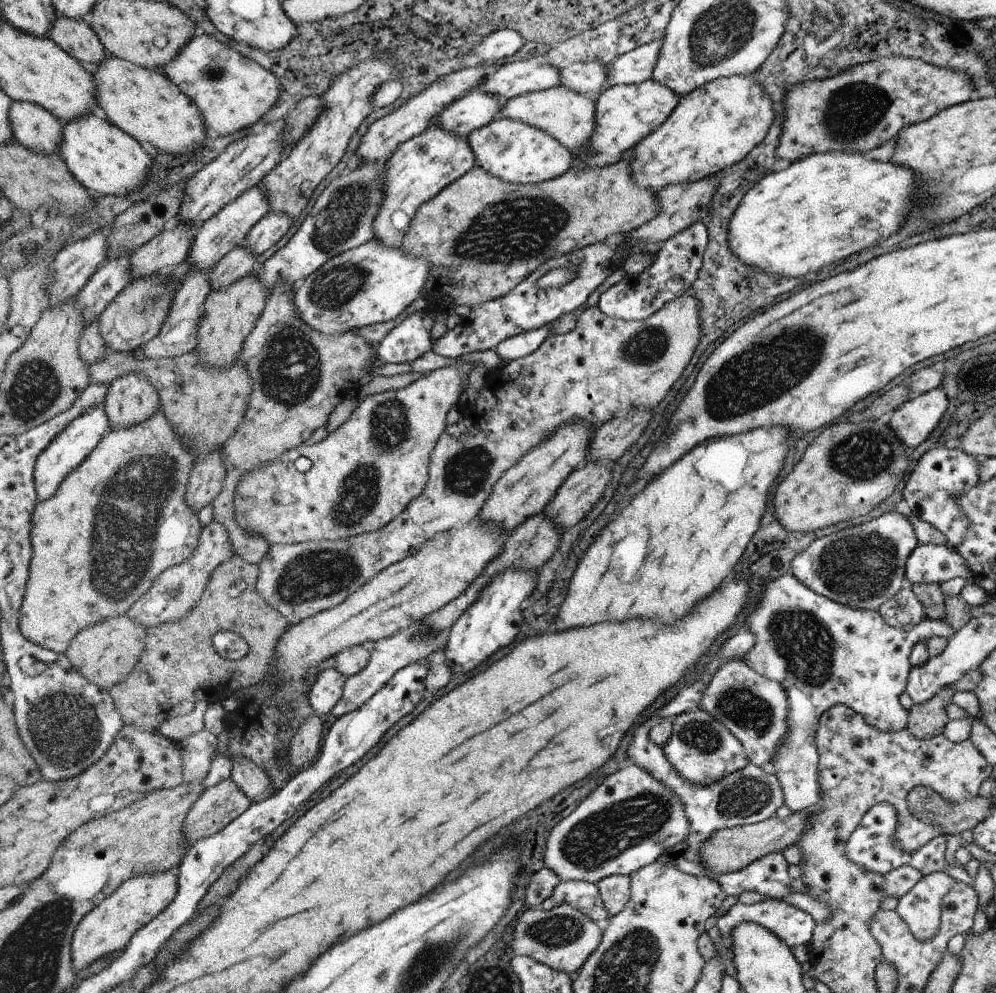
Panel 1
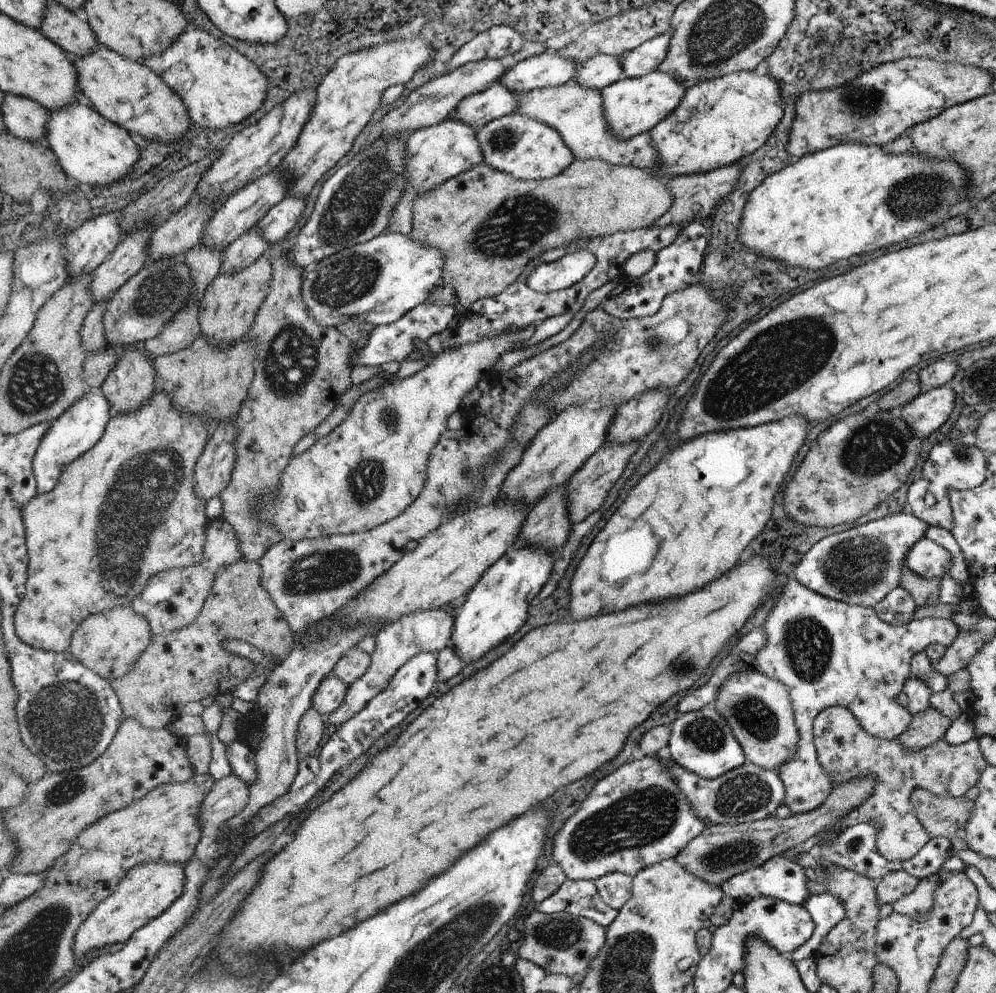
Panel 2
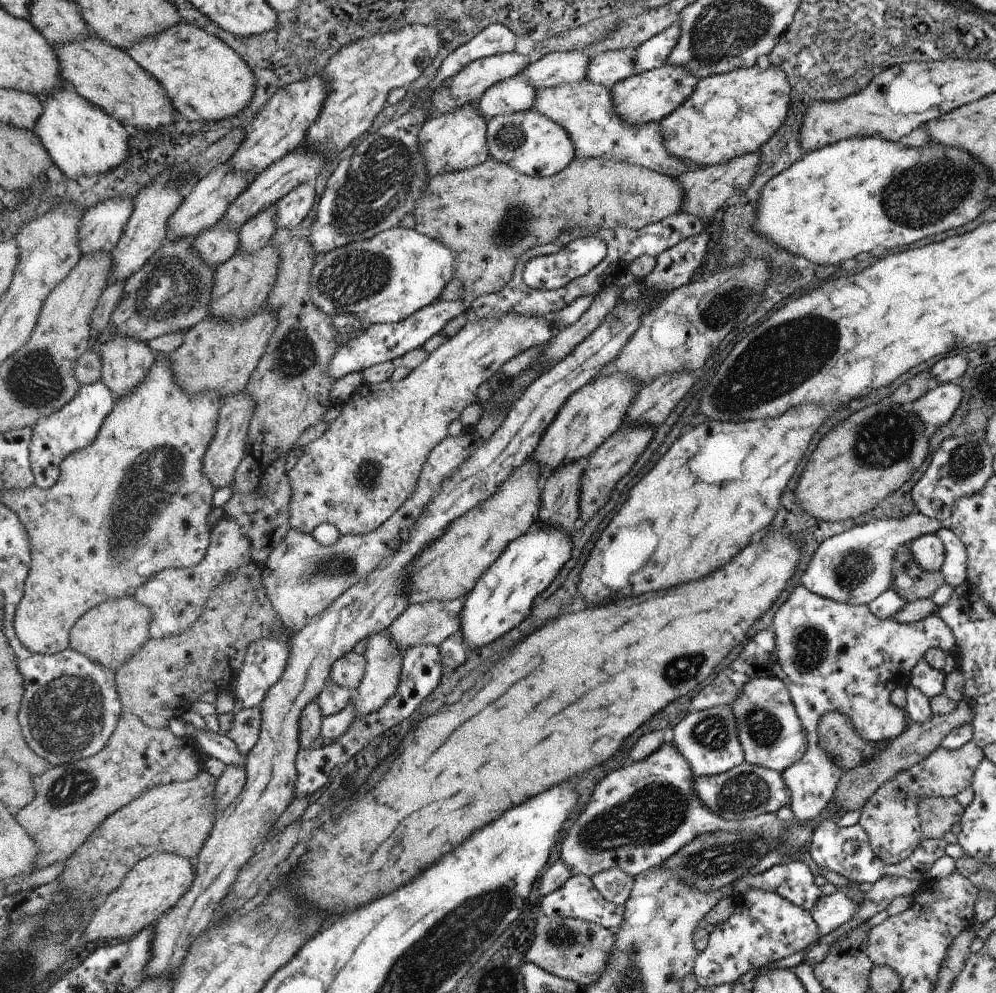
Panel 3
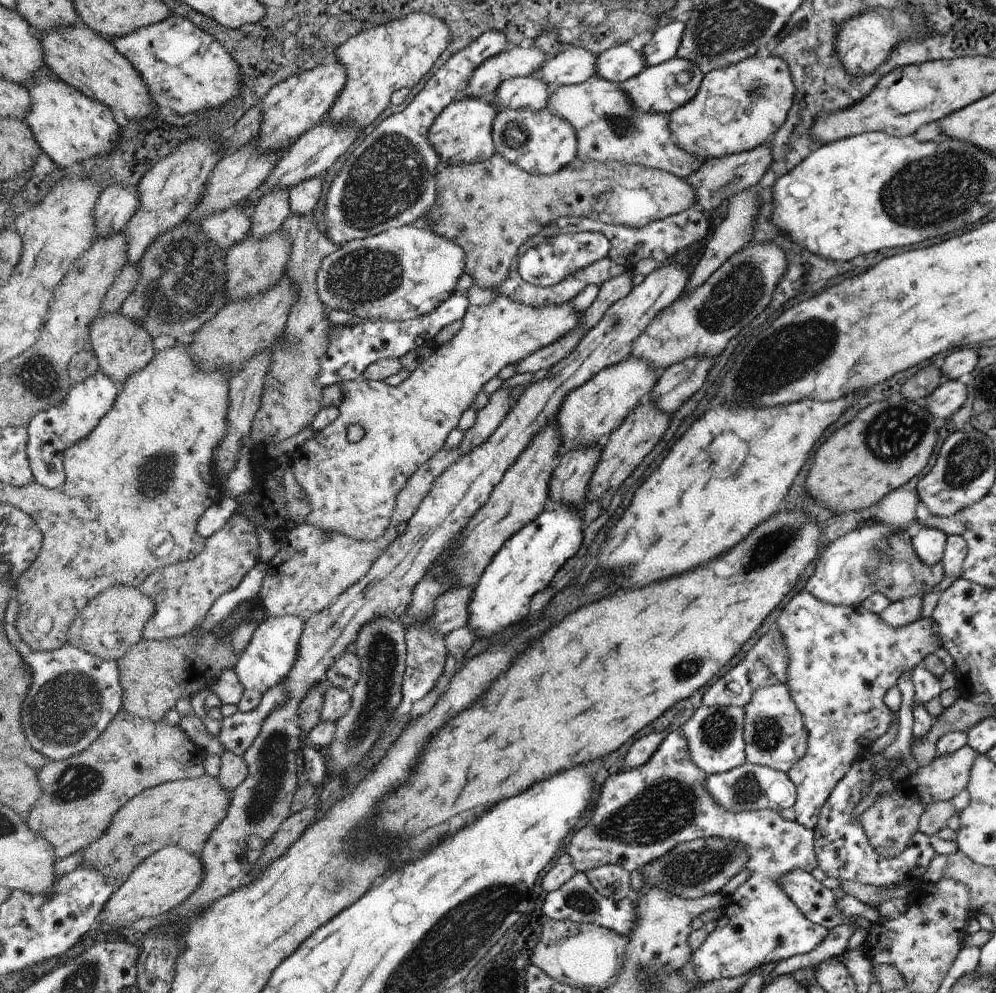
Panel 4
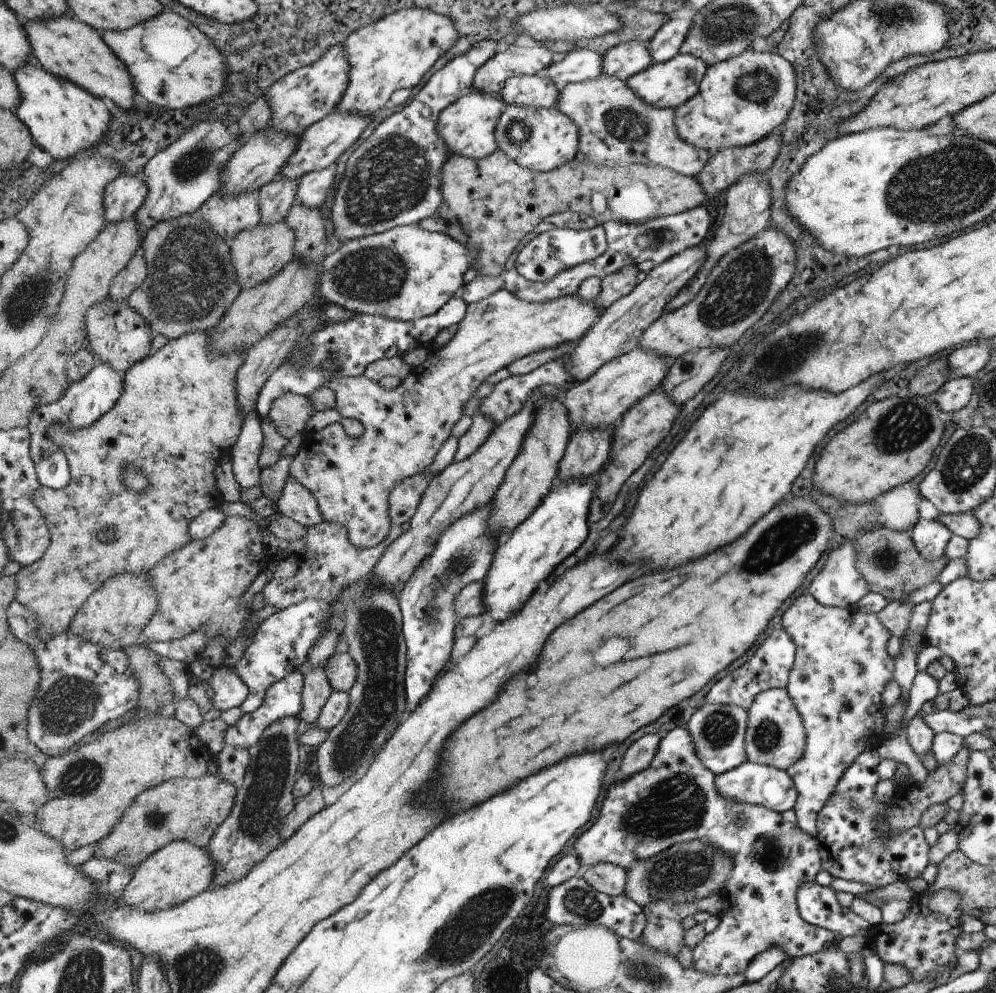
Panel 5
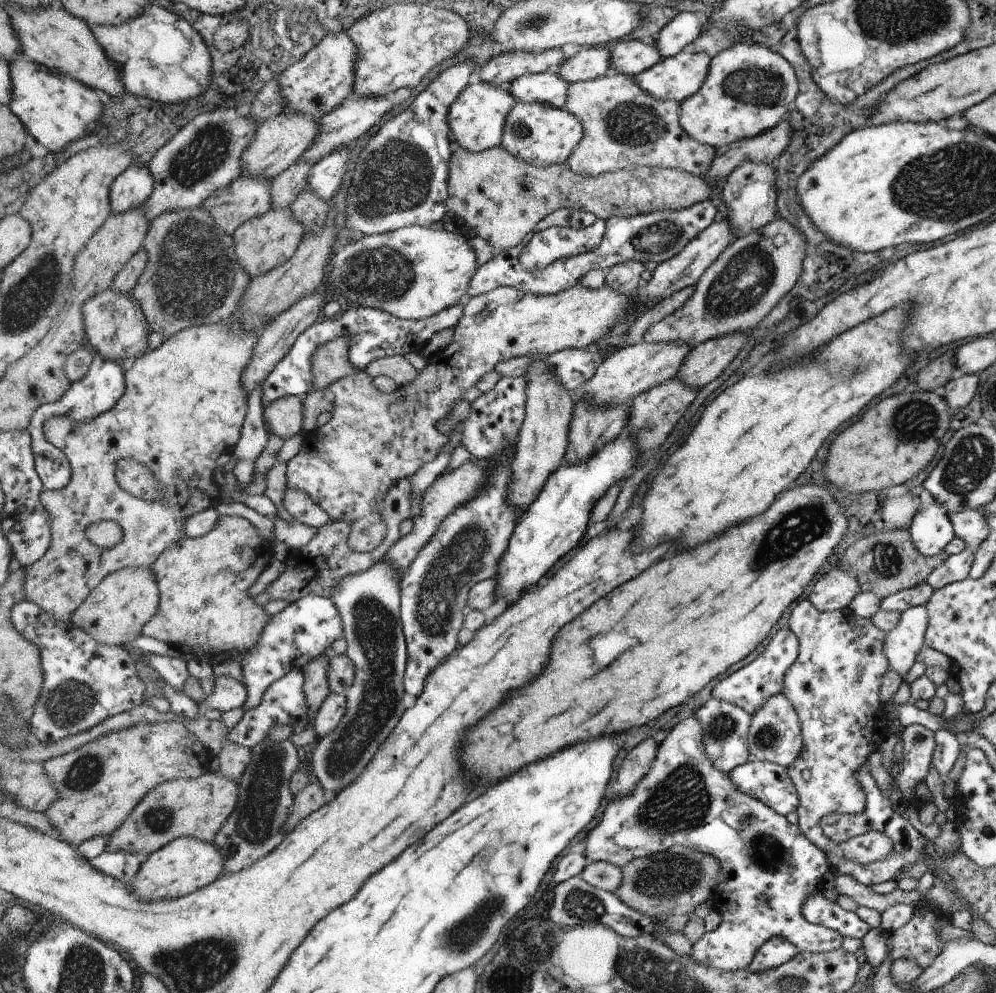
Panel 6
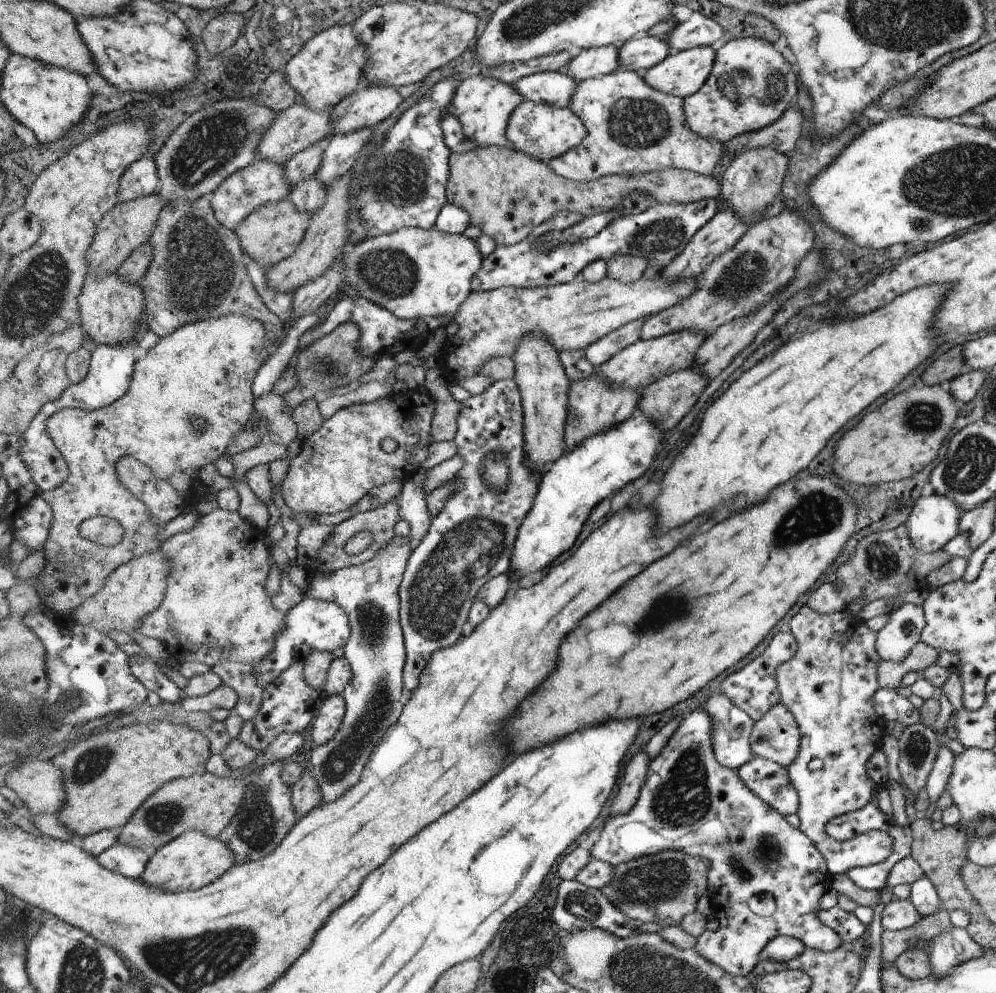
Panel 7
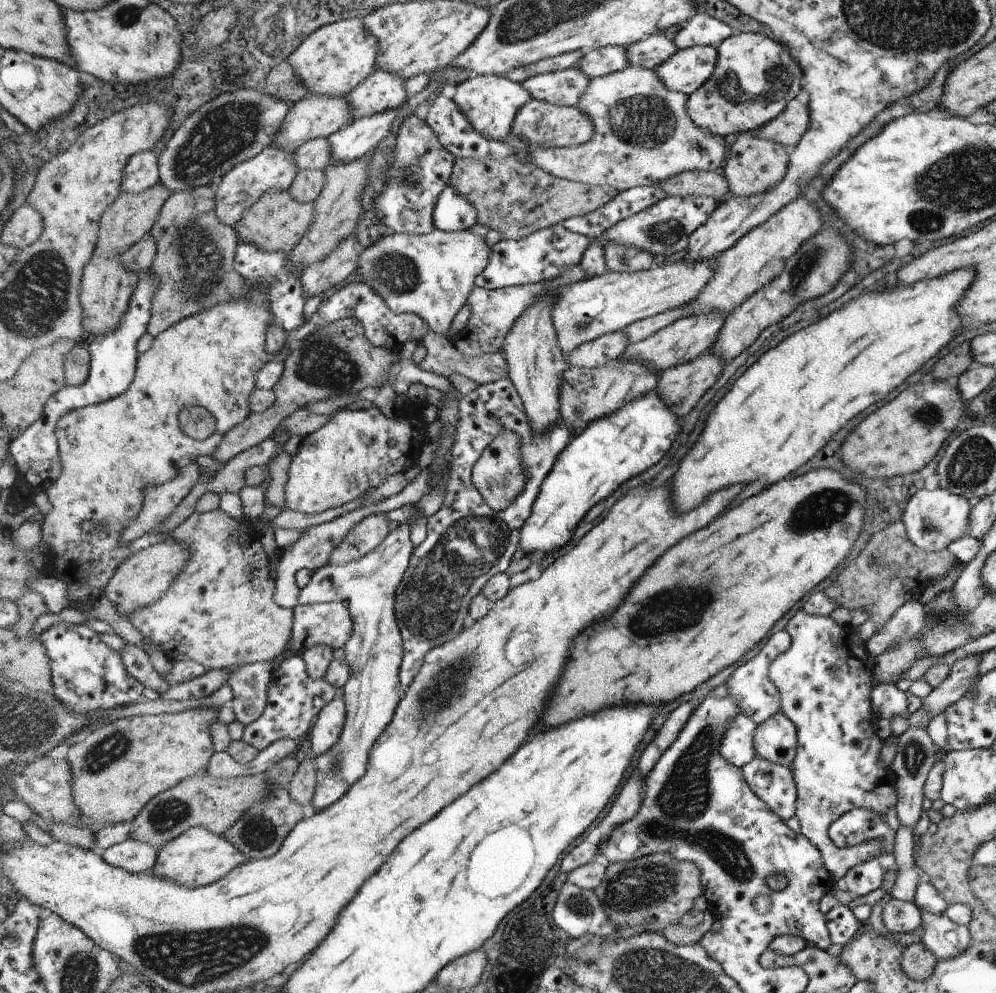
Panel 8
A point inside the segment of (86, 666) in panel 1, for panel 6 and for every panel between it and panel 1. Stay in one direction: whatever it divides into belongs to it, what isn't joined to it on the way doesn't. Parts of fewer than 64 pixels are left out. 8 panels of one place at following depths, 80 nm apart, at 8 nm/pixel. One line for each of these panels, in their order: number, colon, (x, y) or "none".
2: (110, 643)
3: (111, 634)
4: (110, 626)
5: (114, 618)
6: (116, 612)

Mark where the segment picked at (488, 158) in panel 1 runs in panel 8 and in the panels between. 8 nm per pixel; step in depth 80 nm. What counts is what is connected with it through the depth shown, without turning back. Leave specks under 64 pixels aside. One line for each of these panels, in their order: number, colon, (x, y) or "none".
2: (514, 144)
3: (534, 145)
4: (540, 142)
5: (539, 139)
6: (542, 136)
7: (545, 132)
8: (540, 124)

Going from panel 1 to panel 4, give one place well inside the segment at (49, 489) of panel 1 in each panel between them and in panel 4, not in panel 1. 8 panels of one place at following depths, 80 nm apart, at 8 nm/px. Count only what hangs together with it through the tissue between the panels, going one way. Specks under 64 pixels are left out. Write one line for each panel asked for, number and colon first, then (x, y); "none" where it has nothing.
2: (77, 432)
3: (77, 426)
4: (53, 433)

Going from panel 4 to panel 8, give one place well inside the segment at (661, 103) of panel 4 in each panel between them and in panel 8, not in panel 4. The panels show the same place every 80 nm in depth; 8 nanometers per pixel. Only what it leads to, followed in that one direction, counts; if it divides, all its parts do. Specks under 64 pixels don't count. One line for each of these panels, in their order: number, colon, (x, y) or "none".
5: (666, 85)
6: (677, 78)
7: (682, 74)
8: (686, 70)

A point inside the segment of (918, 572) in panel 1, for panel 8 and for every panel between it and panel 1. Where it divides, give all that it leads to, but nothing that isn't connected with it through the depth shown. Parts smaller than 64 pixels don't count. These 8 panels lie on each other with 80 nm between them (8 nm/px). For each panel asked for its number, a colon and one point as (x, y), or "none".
2: (929, 560)
3: (928, 551)
4: (929, 544)
5: (931, 538)
6: (931, 530)
7: (933, 522)
8: (933, 519)

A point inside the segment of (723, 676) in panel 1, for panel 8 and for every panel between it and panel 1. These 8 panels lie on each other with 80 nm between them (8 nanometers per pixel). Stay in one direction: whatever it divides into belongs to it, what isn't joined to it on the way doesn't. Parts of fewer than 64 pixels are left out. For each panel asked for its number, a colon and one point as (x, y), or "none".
2: (758, 708)
3: (768, 726)
4: (775, 734)
5: (776, 736)
6: (775, 735)
7: (776, 735)
8: (776, 738)

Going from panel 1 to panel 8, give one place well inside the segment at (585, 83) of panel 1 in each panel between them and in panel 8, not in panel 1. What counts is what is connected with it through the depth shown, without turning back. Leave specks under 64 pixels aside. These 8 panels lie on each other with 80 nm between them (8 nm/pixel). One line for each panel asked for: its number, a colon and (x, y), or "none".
2: (598, 72)
3: (609, 67)
4: (617, 64)
5: (624, 60)
6: (632, 57)
7: (638, 54)
8: (653, 50)

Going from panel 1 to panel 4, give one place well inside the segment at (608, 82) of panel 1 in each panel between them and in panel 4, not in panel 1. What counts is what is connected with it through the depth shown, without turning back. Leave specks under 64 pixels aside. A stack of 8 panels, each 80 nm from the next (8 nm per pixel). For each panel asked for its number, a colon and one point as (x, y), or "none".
2: (644, 59)
3: (654, 53)
4: (666, 40)

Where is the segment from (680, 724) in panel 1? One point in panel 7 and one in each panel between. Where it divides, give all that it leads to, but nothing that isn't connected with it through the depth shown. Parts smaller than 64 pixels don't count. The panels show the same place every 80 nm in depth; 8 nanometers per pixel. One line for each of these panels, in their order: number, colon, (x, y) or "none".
2: (702, 741)
3: (707, 739)
4: (715, 735)
5: (718, 731)
6: (726, 726)
7: (732, 727)

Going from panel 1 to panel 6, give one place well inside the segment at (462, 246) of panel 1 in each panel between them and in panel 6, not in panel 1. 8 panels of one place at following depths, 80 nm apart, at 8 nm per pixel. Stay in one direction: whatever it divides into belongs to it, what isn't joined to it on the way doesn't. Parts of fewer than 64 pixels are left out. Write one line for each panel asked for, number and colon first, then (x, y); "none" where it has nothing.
2: (489, 225)
3: (489, 215)
4: (490, 208)
5: (489, 205)
6: (502, 198)

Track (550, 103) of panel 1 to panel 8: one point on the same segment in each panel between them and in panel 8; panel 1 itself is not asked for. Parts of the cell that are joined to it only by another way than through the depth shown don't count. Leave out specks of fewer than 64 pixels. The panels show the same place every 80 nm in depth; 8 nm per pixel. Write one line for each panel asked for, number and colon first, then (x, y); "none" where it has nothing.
2: (577, 113)
3: (585, 110)
4: (609, 128)
5: (617, 128)
6: (624, 127)
7: (632, 128)
8: (643, 134)

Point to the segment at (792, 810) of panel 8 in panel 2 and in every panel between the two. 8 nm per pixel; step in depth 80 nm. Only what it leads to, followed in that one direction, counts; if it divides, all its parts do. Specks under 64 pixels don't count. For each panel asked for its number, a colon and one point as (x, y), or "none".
2: (749, 793)
3: (747, 790)
4: (748, 787)
5: (752, 783)
6: (769, 782)
7: (770, 781)

